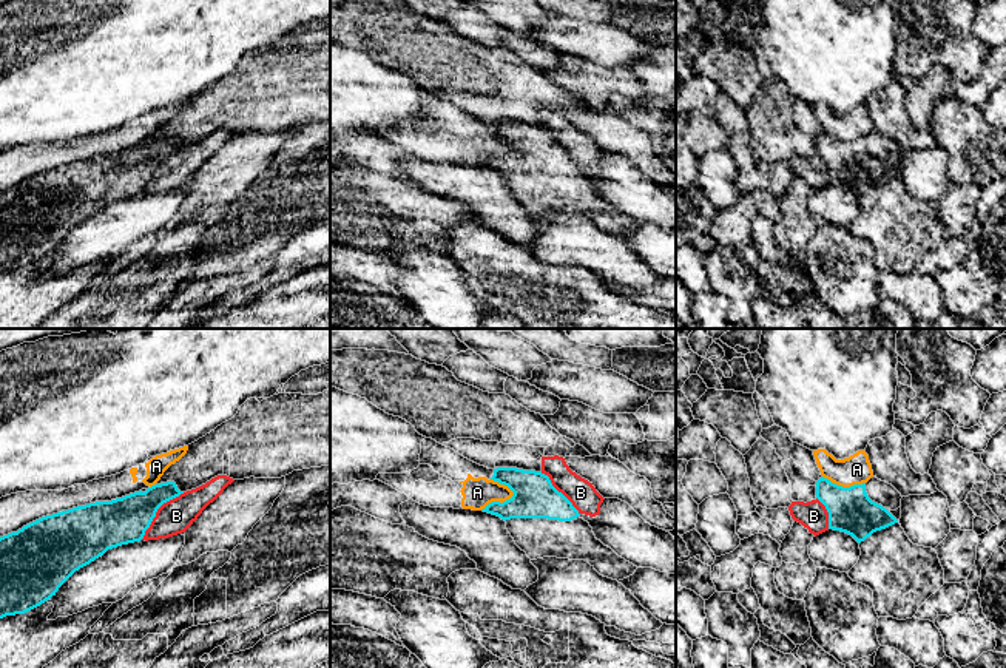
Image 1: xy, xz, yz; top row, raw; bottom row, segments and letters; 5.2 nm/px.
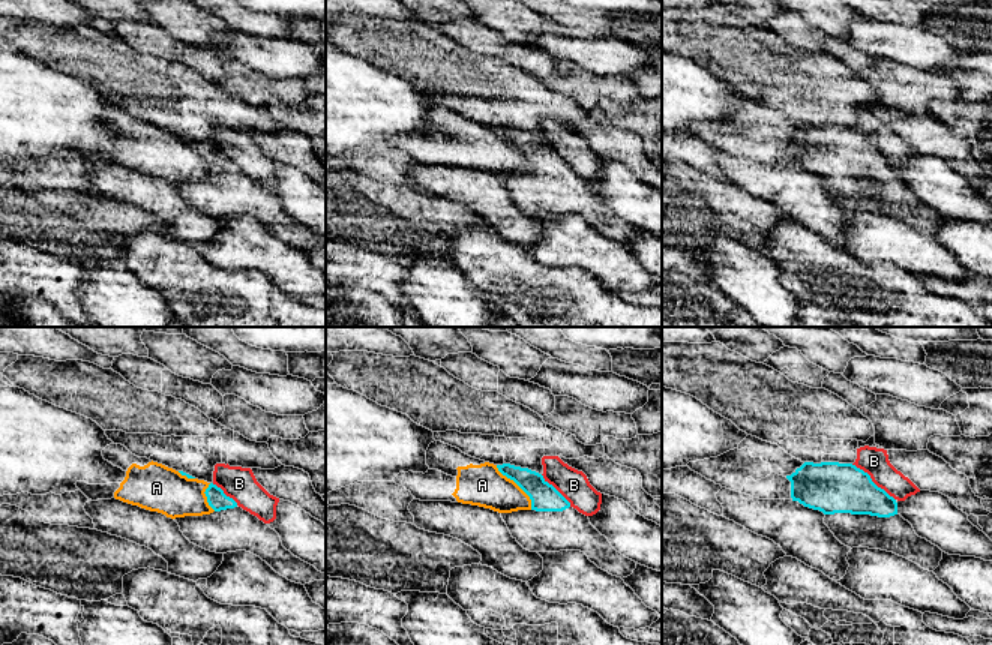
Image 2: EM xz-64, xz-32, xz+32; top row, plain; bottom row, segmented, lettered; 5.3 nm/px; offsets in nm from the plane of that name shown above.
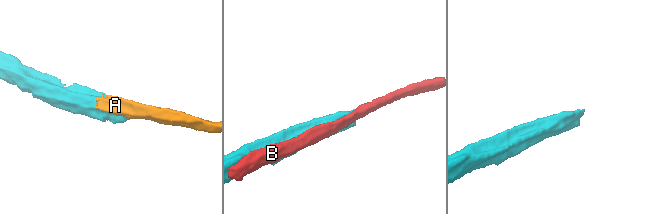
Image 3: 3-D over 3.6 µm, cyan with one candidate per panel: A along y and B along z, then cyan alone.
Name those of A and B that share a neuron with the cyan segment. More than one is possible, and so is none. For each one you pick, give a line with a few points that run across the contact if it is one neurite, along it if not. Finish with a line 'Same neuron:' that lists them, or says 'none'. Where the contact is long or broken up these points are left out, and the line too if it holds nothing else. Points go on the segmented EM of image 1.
Same neuron: none

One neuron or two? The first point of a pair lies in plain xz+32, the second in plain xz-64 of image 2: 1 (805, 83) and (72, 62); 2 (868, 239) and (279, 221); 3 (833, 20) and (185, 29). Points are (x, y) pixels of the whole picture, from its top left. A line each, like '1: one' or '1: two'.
1: one
2: two
3: one

